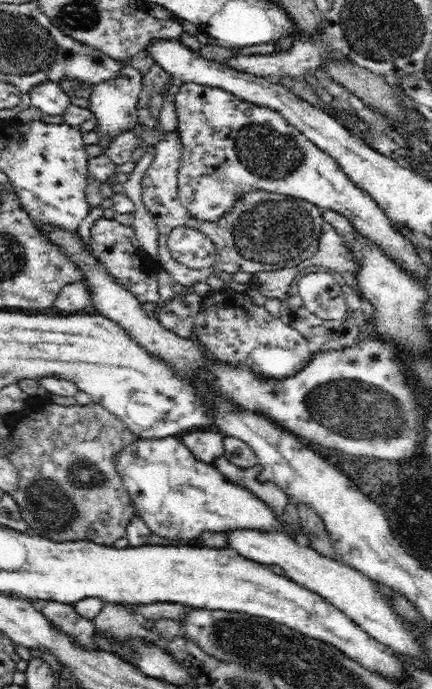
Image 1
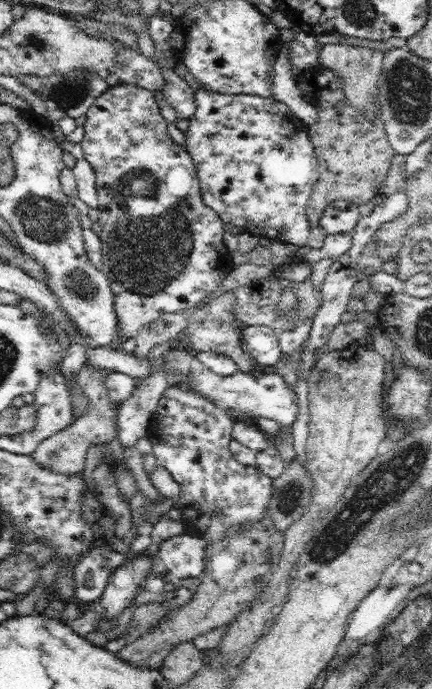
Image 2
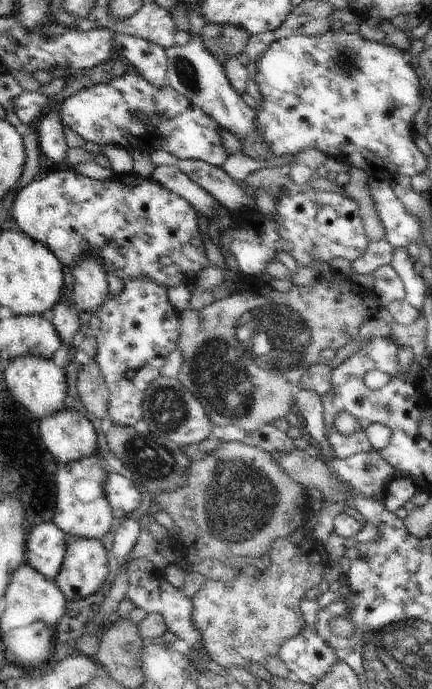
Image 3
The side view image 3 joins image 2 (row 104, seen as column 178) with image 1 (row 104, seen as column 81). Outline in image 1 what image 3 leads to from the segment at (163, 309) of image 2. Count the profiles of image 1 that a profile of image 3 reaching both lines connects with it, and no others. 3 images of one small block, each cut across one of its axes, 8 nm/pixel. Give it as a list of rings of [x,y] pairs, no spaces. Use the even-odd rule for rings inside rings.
[[[129,64],[124,65],[115,77],[93,85],[89,100],[90,112],[98,120],[96,131],[108,137],[110,142],[120,135],[127,134],[138,125],[137,103],[138,94],[142,90],[142,76],[143,74],[138,69]]]

